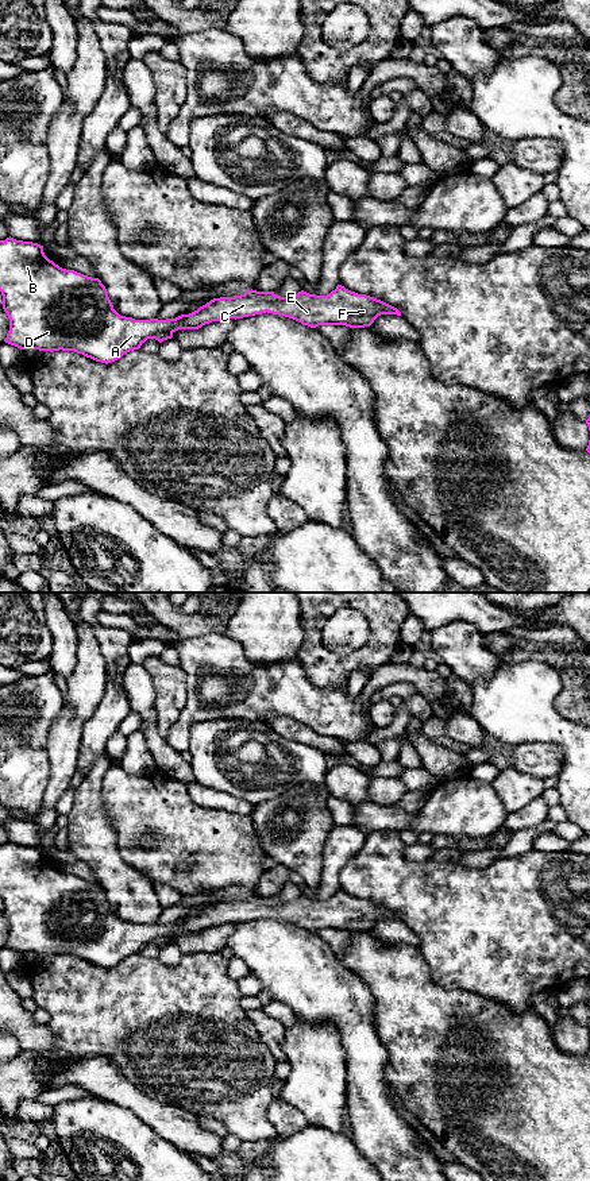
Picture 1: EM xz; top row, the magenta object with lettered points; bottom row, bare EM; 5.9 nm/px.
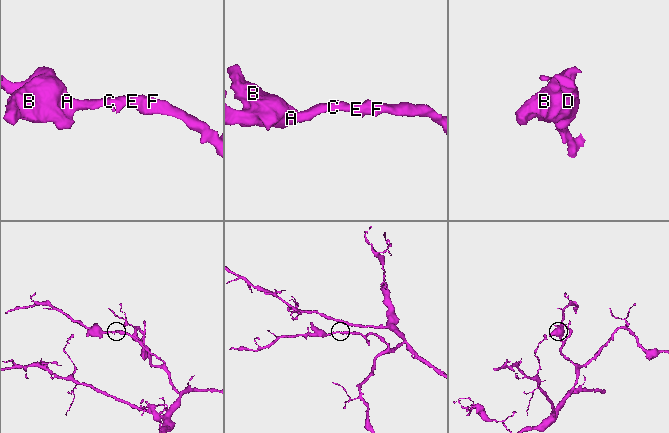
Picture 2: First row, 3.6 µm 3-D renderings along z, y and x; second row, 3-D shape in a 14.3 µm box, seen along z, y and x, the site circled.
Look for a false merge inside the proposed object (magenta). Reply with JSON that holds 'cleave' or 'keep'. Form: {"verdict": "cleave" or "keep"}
{"verdict": "keep"}

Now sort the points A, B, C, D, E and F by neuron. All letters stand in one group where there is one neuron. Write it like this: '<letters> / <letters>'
A B C D E F

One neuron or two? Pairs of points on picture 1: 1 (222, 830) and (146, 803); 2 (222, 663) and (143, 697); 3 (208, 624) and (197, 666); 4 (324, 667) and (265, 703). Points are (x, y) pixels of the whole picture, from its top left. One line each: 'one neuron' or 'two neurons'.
1: one neuron
2: two neurons
3: two neurons
4: two neurons

